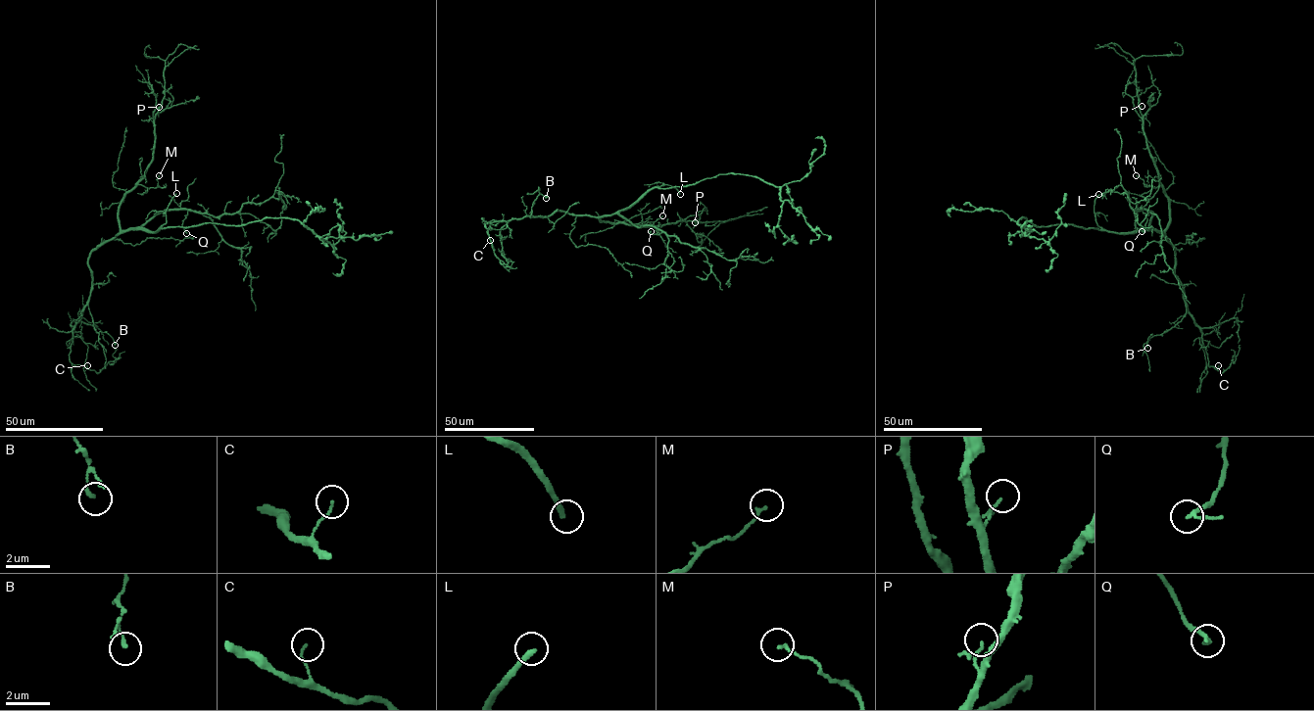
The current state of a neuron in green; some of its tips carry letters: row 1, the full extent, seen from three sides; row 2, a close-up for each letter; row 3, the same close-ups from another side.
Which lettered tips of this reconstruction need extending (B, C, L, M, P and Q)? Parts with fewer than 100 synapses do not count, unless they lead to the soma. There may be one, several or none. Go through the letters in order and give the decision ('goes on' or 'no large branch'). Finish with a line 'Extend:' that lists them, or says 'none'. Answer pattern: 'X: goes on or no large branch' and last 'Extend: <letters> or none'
B: no large branch
C: no large branch
L: goes on
M: no large branch
P: no large branch
Q: no large branch
Extend: L

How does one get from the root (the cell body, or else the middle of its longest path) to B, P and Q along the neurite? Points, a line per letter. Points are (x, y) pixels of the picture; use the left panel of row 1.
B: (155, 231), (122, 231), (88, 259), (93, 324), (115, 345)
P: (155, 231), (121, 230), (118, 212), (120, 202), (144, 174), (152, 159), (155, 117), (159, 107)
Q: (155, 231), (138, 228), (160, 213), (186, 210), (187, 215), (182, 225), (186, 233)

